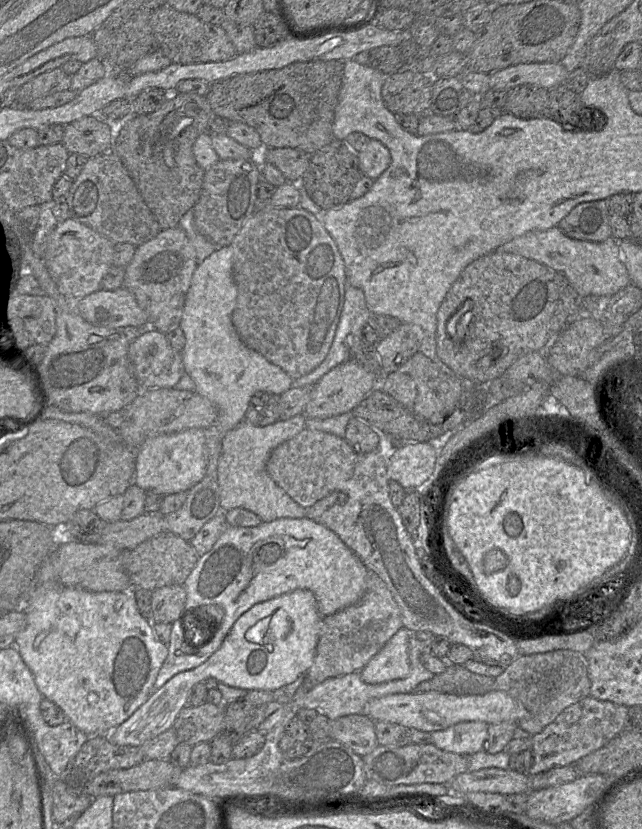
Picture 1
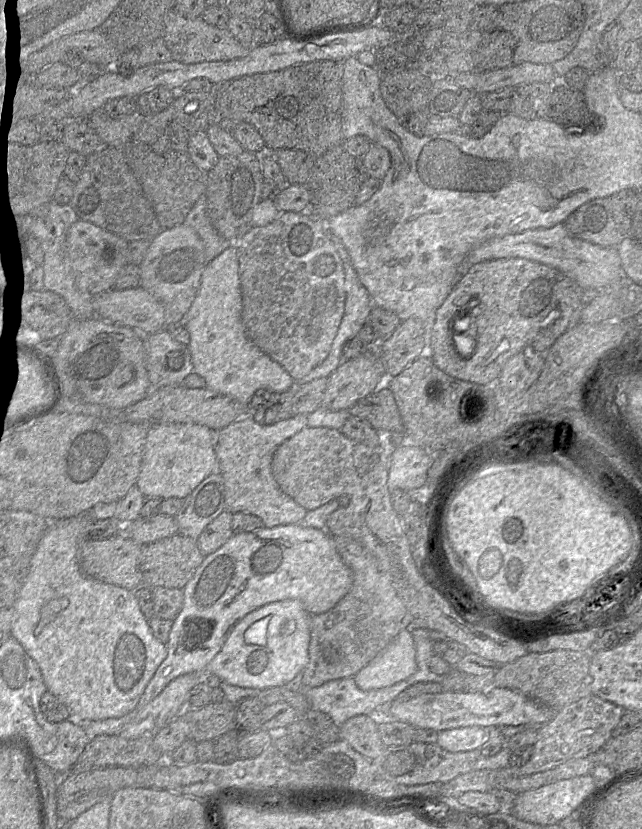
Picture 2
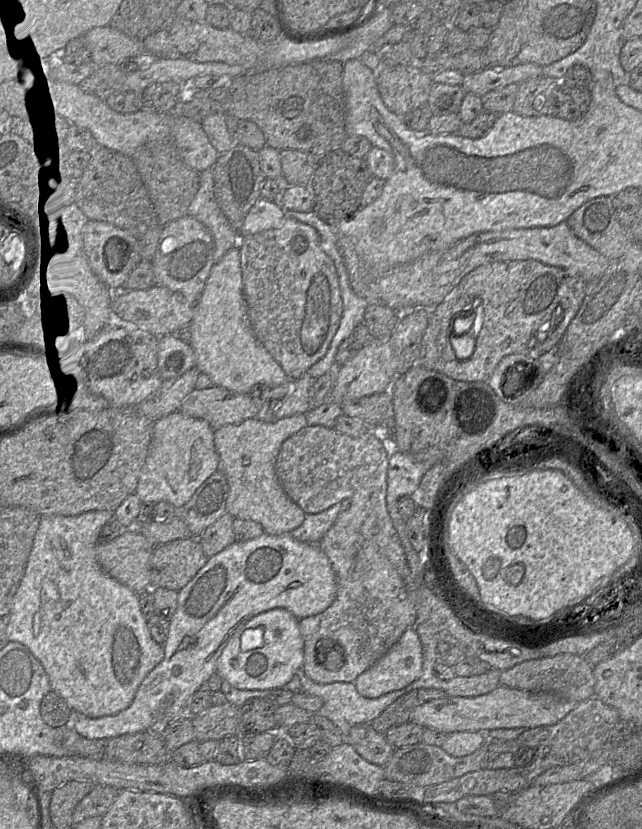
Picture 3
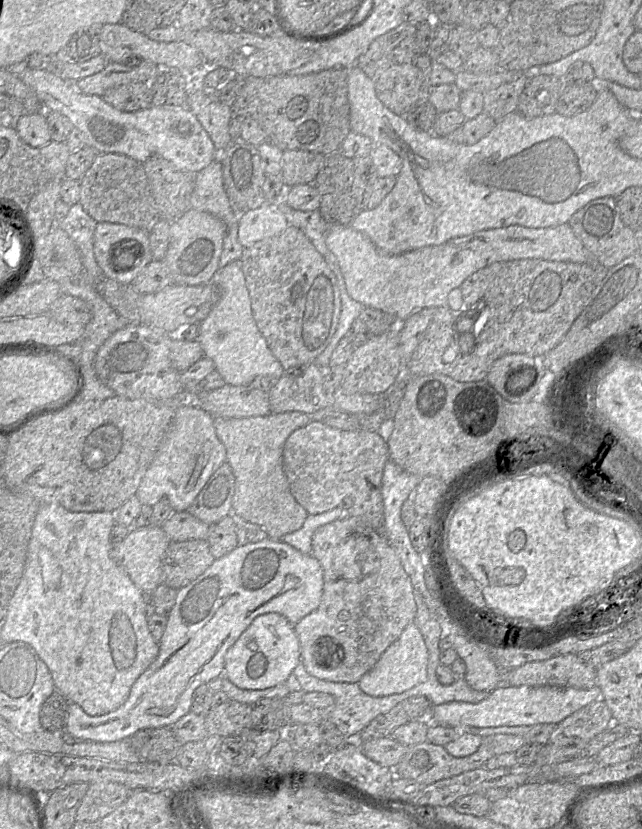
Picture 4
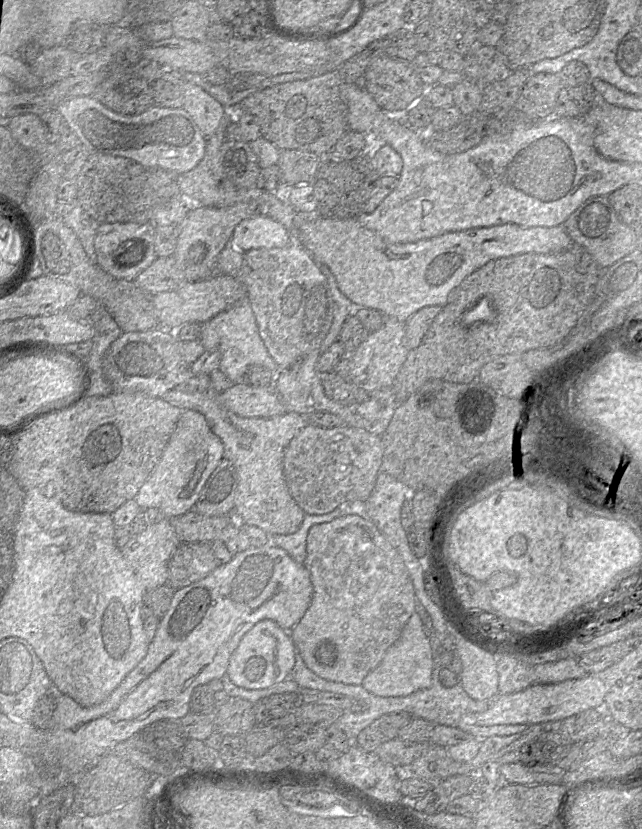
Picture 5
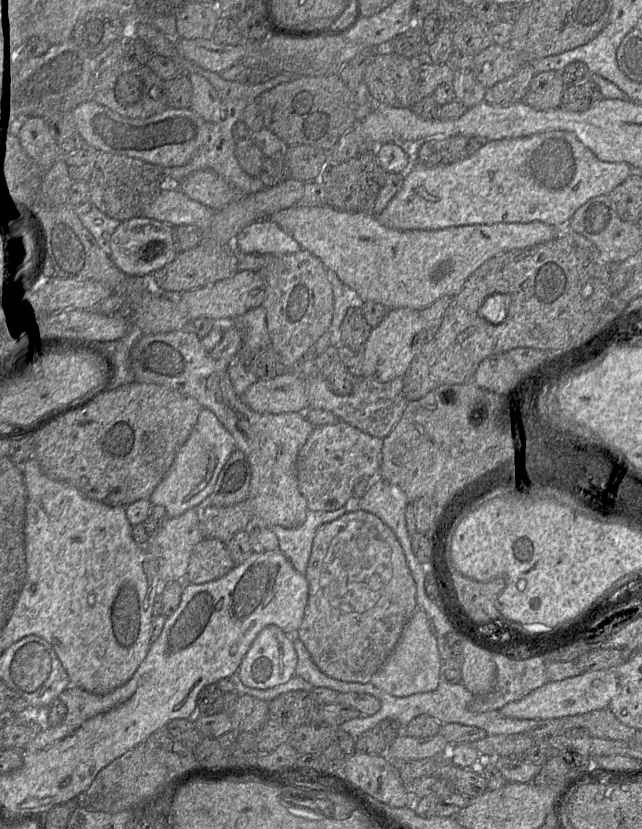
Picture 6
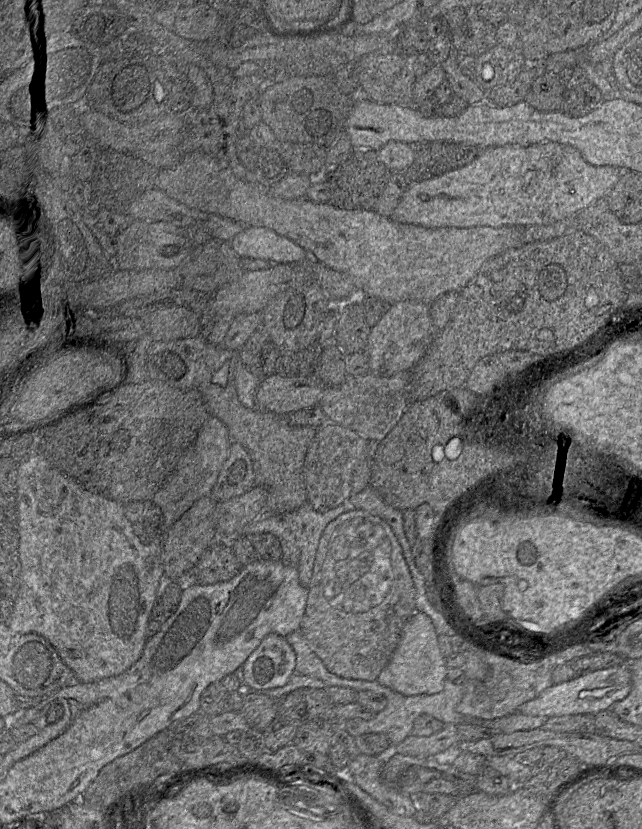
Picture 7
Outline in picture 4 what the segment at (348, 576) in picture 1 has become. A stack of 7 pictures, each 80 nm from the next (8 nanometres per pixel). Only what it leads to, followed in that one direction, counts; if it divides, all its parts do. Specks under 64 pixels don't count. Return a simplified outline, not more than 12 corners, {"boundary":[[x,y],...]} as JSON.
{"boundary":[[269,537],[177,590],[158,655],[100,716],[64,729],[115,742],[171,727],[257,616],[294,625],[323,570]]}

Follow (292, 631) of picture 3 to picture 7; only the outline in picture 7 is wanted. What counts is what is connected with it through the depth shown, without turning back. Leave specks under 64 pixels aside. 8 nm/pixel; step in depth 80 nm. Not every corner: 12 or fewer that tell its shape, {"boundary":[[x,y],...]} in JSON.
{"boundary":[[271,633],[242,665],[242,688],[286,685],[296,653]]}

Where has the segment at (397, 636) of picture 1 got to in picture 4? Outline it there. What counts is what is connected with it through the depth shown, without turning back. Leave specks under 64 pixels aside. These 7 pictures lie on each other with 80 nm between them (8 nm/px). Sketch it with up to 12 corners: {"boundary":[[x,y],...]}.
{"boundary":[[414,621],[358,681],[370,696],[427,679],[428,650]]}

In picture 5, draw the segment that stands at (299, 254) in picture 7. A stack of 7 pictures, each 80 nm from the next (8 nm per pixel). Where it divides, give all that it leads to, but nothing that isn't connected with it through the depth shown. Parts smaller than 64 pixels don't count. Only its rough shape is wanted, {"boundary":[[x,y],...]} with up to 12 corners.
{"boundary":[[255,215],[234,229],[241,252],[284,248],[292,234],[269,216]]}

